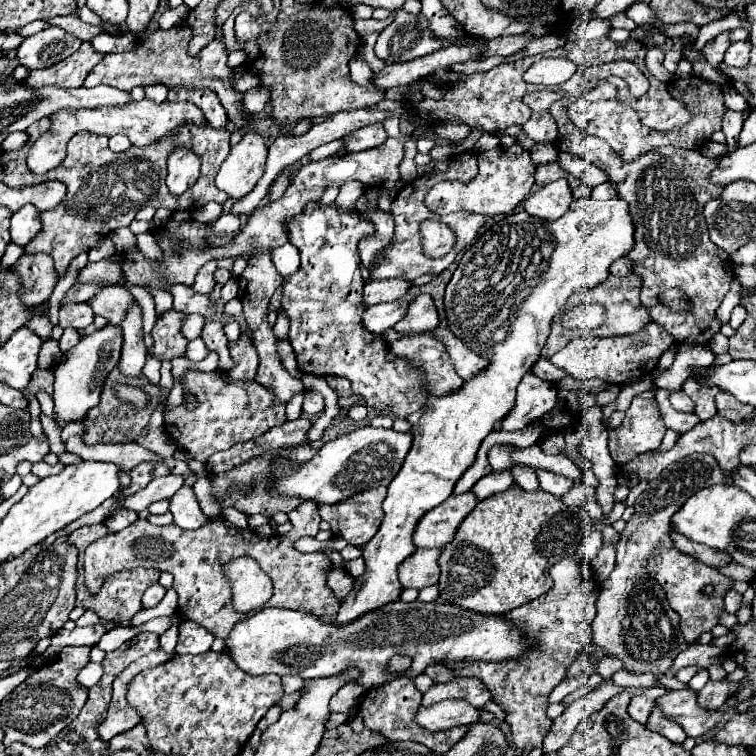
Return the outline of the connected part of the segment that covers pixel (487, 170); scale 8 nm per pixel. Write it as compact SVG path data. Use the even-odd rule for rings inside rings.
M515 144L511 148L497 146L489 152L479 154L479 174L473 180L469 180L469 182L442 181L429 190L424 202L429 210L440 216L457 212L457 210L469 210L469 212L477 212L477 214L489 214L489 216L507 214L521 200L525 200L529 196L535 170L537 170L537 166L531 160L531 154L525 148L521 148L519 144Z

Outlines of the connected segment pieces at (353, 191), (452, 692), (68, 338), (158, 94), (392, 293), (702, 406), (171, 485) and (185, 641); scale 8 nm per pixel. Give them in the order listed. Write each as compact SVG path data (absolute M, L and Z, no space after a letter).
M357 181L344 184L334 202L339 212L355 210L355 204L361 194L364 194L365 186Z
M455 678L445 684L433 684L421 698L421 706L433 706L435 702L447 698L461 698L467 700L471 706L481 708L485 702L491 700L487 688L477 678Z
M67 328L67 330L63 332L61 340L59 340L59 350L61 350L61 352L67 352L69 348L73 348L73 346L79 342L79 338L81 338L81 334L79 334L77 330Z
M163 84L145 86L145 94L147 94L147 98L151 98L153 102L163 102L163 100L167 100L167 92L169 92L169 88L163 86Z
M387 278L387 280L373 280L365 284L363 300L365 304L379 304L379 302L389 302L401 298L413 284L403 278Z
M687 378L687 382L683 384L683 392L695 402L693 414L697 414L701 422L717 414L717 408L715 408L715 394L719 392L717 388L707 388L707 386L701 386L695 378Z
M169 474L167 478L153 478L147 484L147 488L139 490L133 496L117 494L115 500L121 504L123 510L141 512L141 510L145 510L149 504L153 504L157 500L169 500L181 486L183 486L183 478L177 476L177 474Z
M191 620L179 624L179 642L175 652L177 654L205 654L211 648L213 634L205 630L201 624L195 624Z

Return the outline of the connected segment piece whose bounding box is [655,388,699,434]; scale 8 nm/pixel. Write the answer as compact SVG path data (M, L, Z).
M655 388L655 398L657 398L657 404L659 404L659 410L661 410L661 416L665 420L665 426L671 428L673 432L679 432L679 434L685 434L689 432L699 420L693 420L693 414L683 414L683 412L677 412L671 408L669 404L669 392L667 390L659 390Z

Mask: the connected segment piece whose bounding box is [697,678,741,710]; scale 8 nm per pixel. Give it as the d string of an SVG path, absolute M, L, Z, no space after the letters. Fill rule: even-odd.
M727 678L719 682L707 682L707 686L697 694L699 696L699 706L705 706L709 710L721 708L729 696L733 696L739 690L741 682L729 682Z

